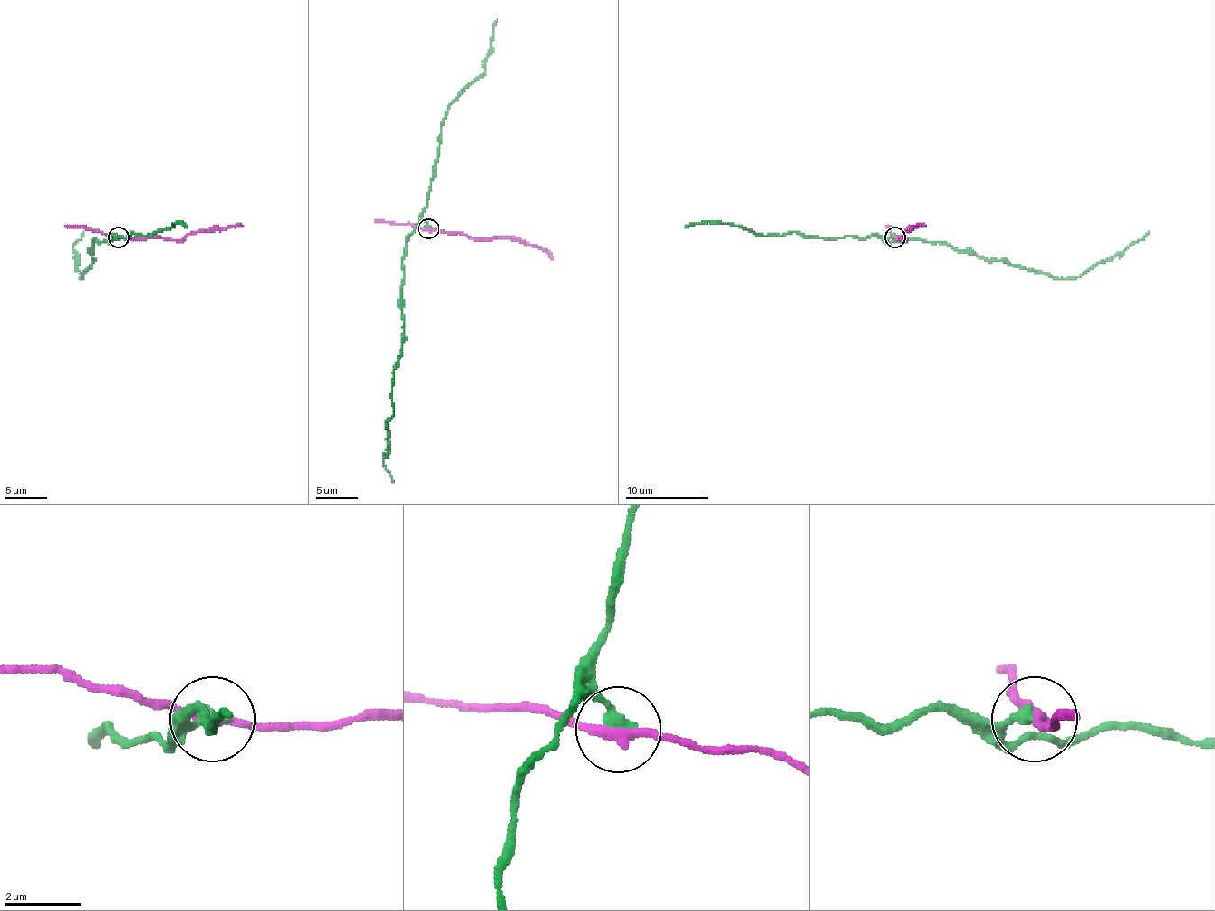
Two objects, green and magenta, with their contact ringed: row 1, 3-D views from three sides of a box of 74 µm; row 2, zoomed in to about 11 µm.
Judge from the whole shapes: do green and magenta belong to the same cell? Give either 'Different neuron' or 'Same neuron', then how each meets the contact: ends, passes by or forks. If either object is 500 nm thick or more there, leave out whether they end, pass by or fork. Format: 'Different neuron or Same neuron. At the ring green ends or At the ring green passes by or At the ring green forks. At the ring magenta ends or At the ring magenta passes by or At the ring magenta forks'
Different neuron. At the ring green ends. At the ring magenta passes by

